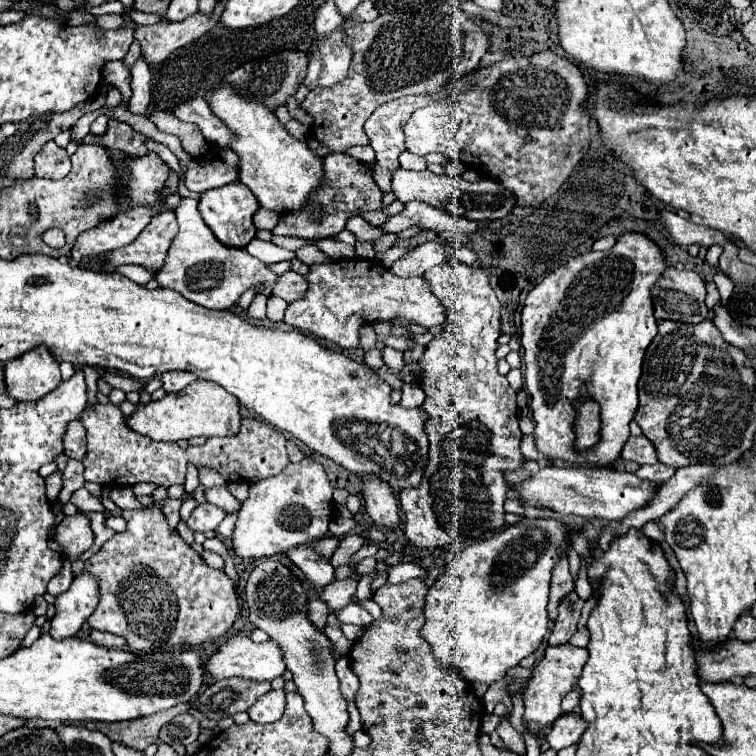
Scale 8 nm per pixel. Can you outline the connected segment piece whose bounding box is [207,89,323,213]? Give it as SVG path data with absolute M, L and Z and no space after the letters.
M215 89L207 95L211 111L237 135L231 149L239 155L239 181L245 183L257 197L259 205L271 211L287 213L305 205L323 177L321 157L309 151L307 143L291 137L279 119L267 107L251 103L233 89Z

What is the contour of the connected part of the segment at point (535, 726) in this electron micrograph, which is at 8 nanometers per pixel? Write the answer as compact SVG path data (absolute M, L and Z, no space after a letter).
M569 643L547 647L541 663L533 667L531 677L523 685L509 685L507 689L509 695L521 693L525 705L525 715L523 715L525 733L533 735L539 743L545 741L545 735L551 731L551 725L555 723L555 719L561 717L561 699L573 689L573 683L577 683L585 663L587 663L587 649L583 647L573 647Z

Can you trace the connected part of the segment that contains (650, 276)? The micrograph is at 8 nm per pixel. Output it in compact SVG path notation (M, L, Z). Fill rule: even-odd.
M623 231L609 251L583 253L565 265L551 271L539 285L531 289L521 311L521 347L523 347L523 377L531 397L529 407L535 421L535 439L539 453L549 459L563 459L579 465L613 465L625 441L629 439L629 423L639 407L637 381L645 349L657 335L657 319L653 309L653 287L667 269L663 249L647 235ZM581 385L587 385L595 401L601 403L601 441L583 453L573 451L573 401Z

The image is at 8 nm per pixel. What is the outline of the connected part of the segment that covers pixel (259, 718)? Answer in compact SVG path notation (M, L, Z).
M269 691L249 707L249 717L257 723L273 723L285 711L285 691Z

